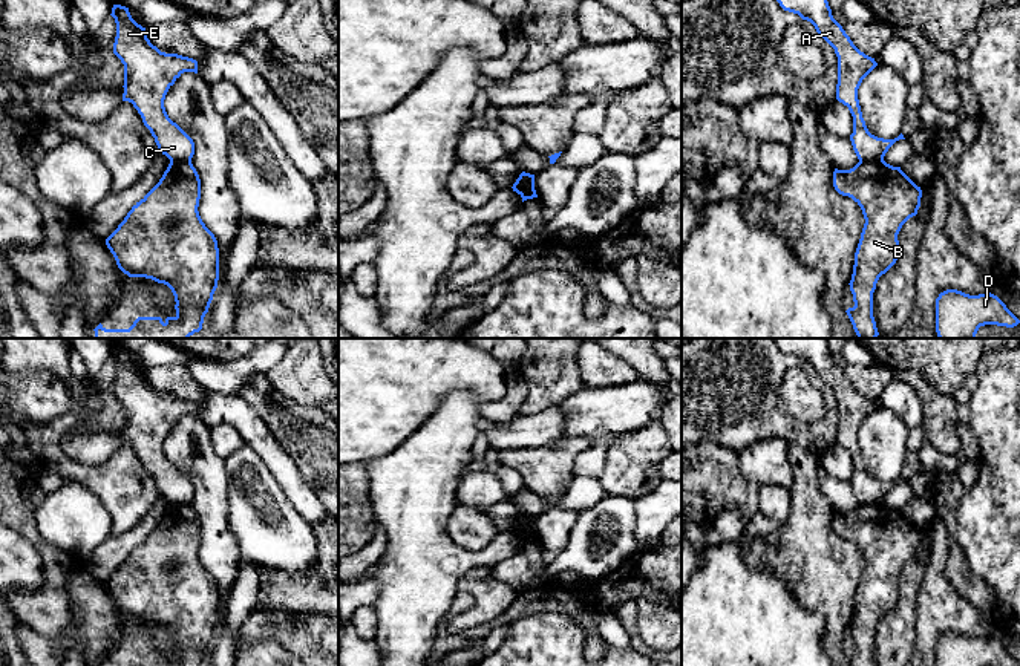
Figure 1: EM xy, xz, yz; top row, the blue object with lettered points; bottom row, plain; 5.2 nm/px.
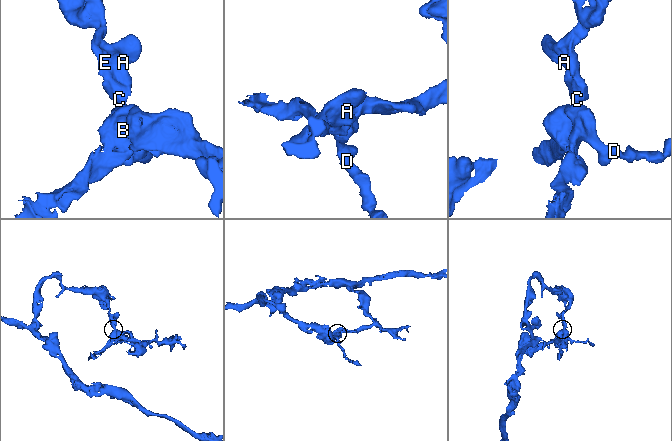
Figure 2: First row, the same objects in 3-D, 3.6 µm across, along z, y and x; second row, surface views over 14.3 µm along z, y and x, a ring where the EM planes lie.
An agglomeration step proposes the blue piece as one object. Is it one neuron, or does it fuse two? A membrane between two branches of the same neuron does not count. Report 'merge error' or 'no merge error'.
merge error

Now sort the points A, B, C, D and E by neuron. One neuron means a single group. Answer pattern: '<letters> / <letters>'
A C E / B D

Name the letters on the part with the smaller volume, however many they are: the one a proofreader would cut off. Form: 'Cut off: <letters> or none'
Cut off: B, D

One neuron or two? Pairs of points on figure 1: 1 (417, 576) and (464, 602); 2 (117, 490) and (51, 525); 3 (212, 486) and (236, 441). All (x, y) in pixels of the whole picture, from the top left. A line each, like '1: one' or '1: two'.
1: two
2: two
3: two

